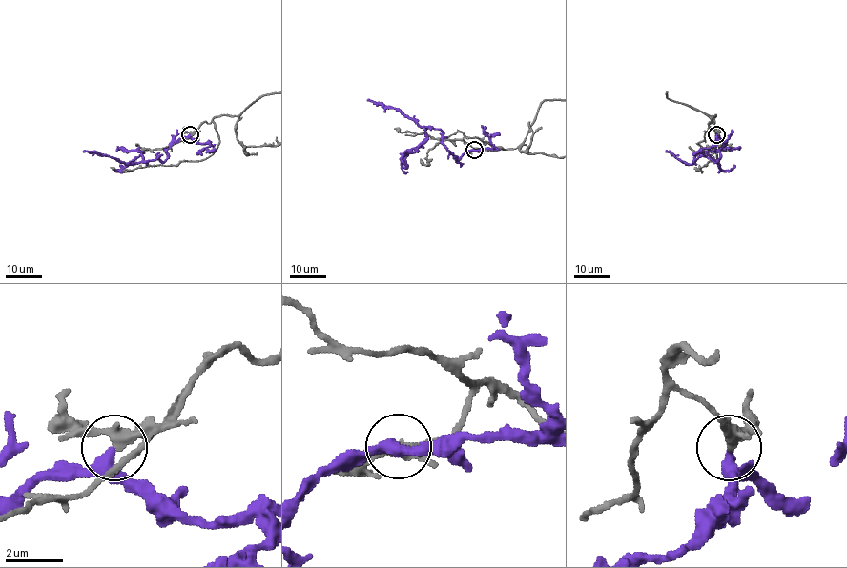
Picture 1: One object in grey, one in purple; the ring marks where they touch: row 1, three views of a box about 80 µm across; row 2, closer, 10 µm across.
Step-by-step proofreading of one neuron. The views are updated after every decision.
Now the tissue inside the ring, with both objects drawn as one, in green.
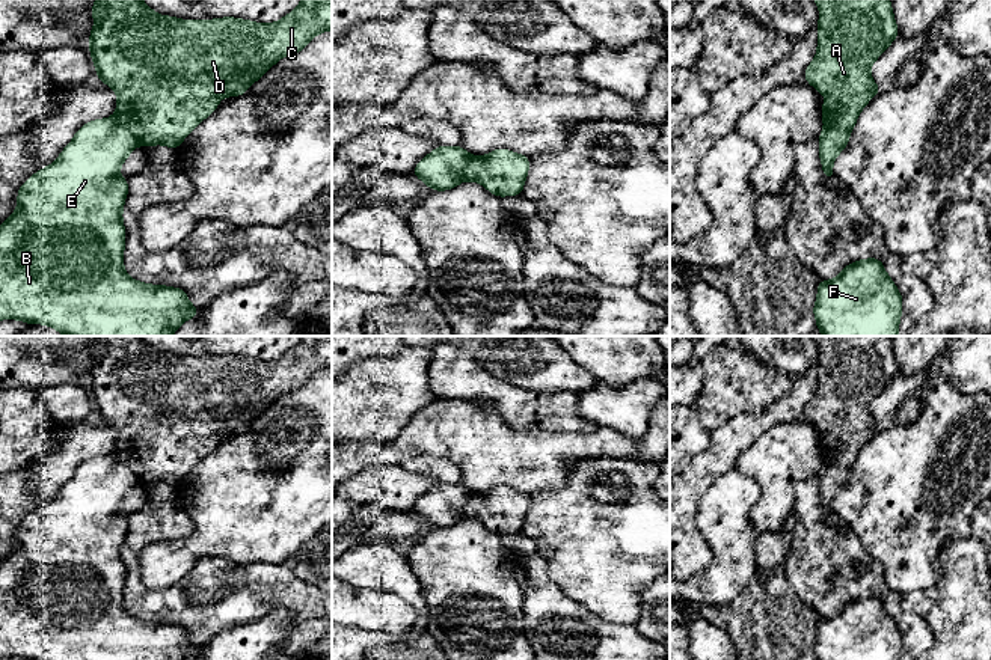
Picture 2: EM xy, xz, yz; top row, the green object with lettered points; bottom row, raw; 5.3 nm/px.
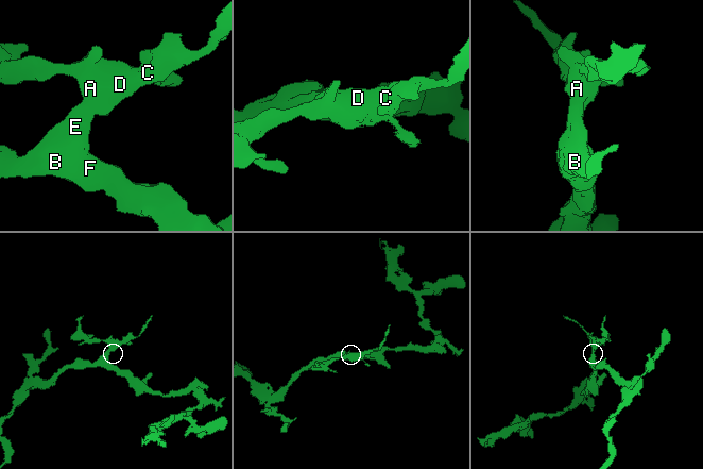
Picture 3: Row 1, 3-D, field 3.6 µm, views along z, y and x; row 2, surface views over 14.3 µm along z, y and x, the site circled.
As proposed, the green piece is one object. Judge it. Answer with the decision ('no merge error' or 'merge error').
merge error

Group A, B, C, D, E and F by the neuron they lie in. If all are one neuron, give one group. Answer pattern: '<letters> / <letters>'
A C D / B E F

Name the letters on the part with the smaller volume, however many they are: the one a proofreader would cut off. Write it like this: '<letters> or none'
A, C, D

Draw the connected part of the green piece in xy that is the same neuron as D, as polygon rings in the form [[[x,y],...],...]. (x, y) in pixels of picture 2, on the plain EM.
[[[97,336],[91,351],[95,362],[87,384],[97,414],[118,431],[113,455],[142,484],[166,482],[172,487],[176,487],[186,473],[217,446],[223,434],[243,432],[281,395],[299,390],[312,375],[332,368],[332,336],[302,336],[294,348],[272,362],[231,354],[186,359],[155,351],[142,336]]]

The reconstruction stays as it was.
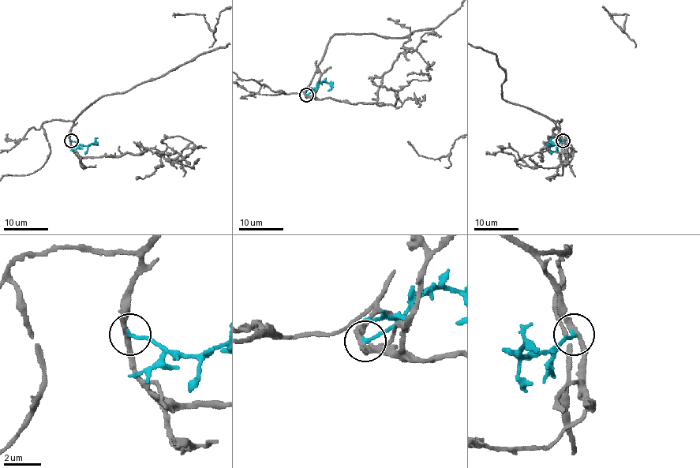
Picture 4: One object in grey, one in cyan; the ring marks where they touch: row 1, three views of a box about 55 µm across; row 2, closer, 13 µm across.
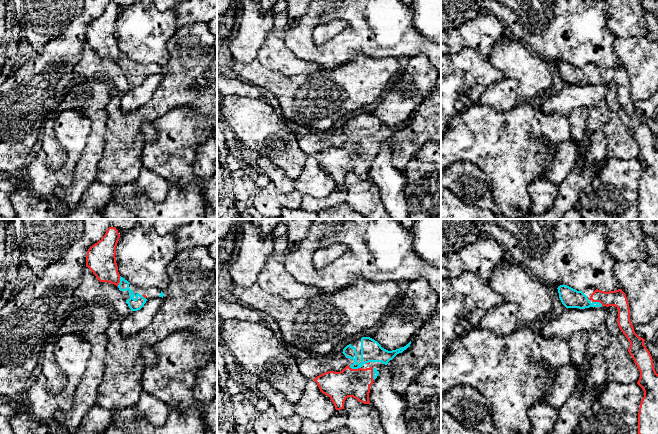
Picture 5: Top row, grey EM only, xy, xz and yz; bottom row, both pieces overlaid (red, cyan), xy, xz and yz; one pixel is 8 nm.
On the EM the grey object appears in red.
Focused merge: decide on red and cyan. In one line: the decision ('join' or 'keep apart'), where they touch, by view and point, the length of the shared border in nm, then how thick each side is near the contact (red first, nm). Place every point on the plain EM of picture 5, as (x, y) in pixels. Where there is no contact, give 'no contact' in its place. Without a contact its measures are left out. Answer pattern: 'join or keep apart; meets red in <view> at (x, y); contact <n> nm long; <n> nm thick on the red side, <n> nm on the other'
join; meets red in xz at (355, 145); contact 100 nm long; 220 nm thick on the red side, 180 nm on the other

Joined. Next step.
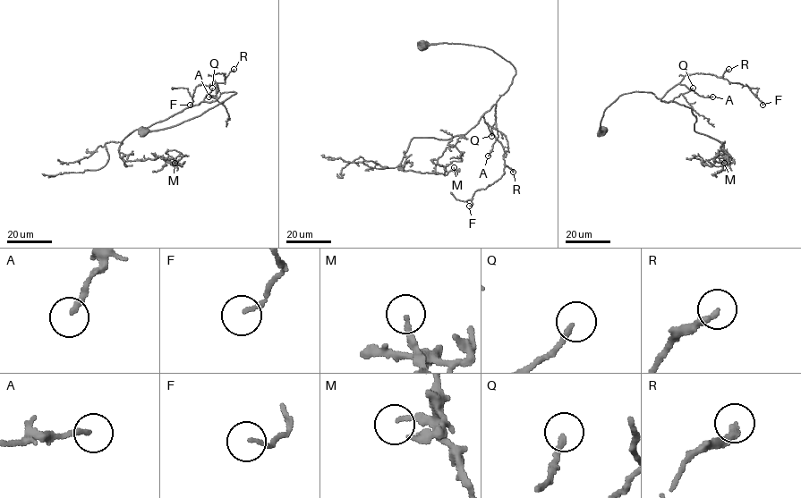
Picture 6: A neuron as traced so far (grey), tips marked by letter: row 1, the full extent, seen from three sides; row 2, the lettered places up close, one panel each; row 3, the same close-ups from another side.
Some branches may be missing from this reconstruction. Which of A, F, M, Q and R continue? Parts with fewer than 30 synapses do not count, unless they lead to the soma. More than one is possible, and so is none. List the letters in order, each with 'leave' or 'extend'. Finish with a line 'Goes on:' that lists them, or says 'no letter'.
A: extend
F: leave
M: leave
Q: extend
R: leave
Goes on: A, Q

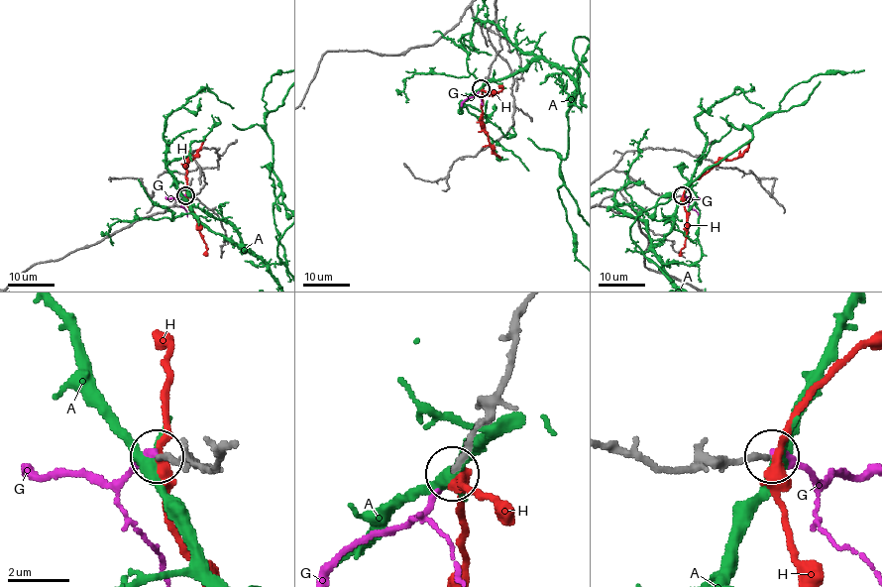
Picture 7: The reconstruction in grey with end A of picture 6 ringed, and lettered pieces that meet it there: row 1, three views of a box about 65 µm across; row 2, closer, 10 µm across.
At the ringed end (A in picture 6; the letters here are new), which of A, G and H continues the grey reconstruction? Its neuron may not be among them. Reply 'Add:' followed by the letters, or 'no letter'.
Add: G

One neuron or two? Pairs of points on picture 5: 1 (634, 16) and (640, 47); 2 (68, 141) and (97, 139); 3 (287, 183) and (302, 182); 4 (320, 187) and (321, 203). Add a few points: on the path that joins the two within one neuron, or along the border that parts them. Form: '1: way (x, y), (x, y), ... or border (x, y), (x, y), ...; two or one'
1: border (645, 36), (617, 38); two
2: border (86, 116), (90, 123), (90, 134), (77, 162); two
3: way (291, 183), (298, 183); one
4: border (336, 186), (324, 197), (303, 195); two

